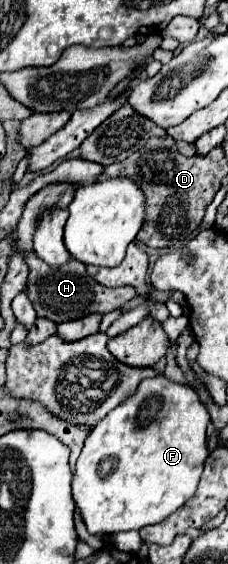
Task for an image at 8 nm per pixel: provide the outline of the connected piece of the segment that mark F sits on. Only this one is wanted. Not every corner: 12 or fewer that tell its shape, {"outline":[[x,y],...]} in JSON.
{"outline":[[144,379],[86,437],[90,533],[164,521],[196,491],[208,407]]}

